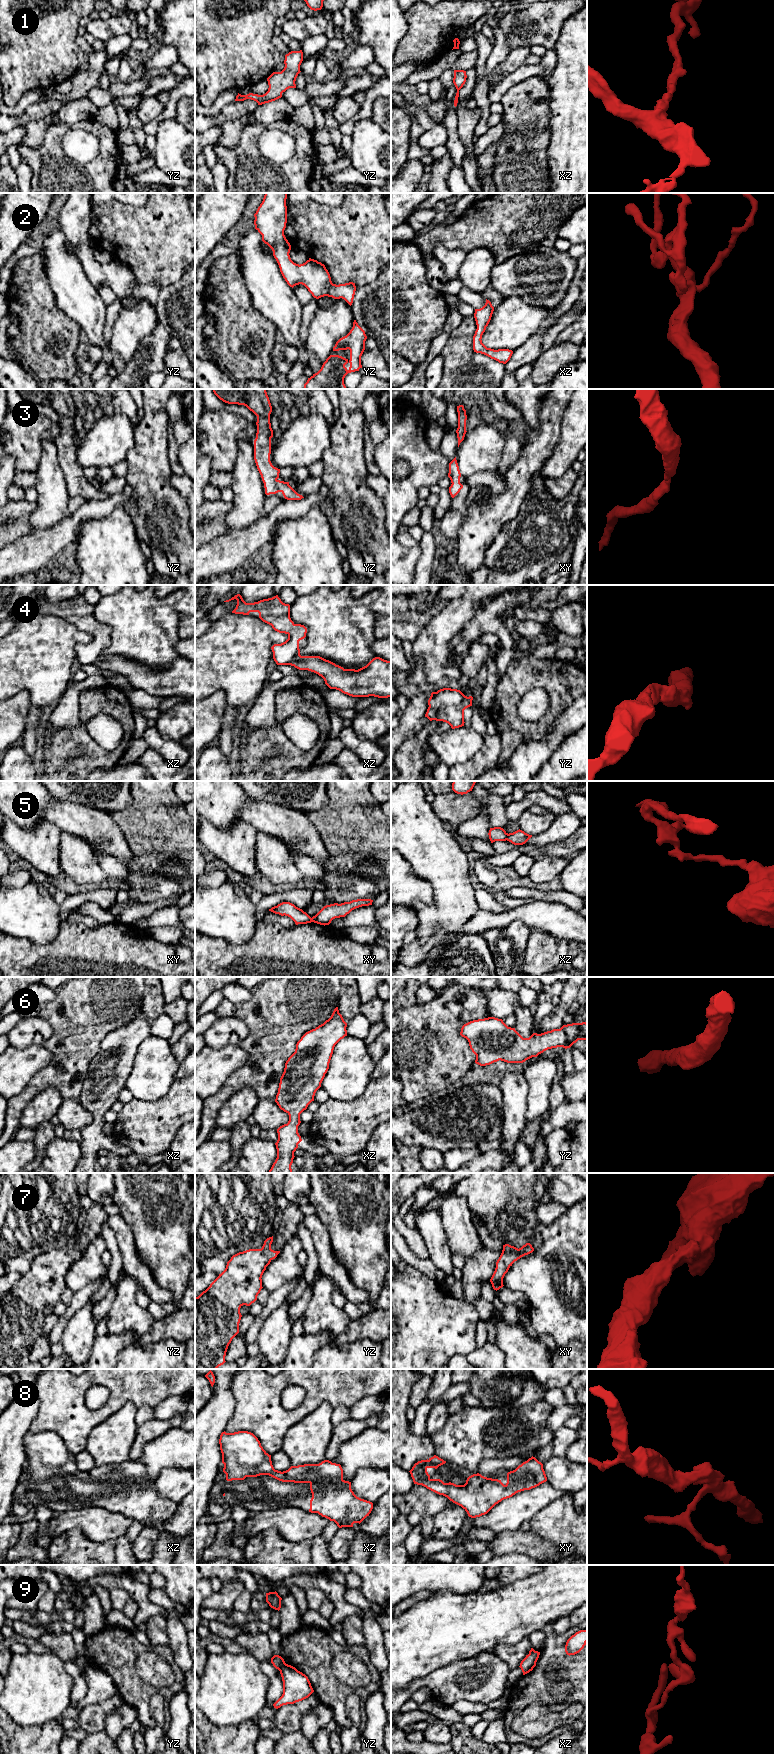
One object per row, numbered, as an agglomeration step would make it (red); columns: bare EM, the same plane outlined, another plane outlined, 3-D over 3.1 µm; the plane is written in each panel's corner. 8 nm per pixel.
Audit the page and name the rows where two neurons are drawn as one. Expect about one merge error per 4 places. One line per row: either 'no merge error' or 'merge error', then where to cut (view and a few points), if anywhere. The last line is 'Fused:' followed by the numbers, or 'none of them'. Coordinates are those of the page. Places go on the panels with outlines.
1: no merge error; no cut
2: no merge error; no cut
3: no merge error; no cut
4: no merge error; no cut
5: merge error; cut in xz along (508, 834), (505, 839)
6: no merge error; no cut
7: no merge error; no cut
8: no merge error; no cut
9: merge error; cut in yz along (286, 1664), (280, 1671)
Fused: 5, 9

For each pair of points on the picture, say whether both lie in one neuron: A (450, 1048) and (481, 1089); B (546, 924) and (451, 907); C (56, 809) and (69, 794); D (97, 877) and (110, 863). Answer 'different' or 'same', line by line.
A: different
B: different
C: different
D: different

